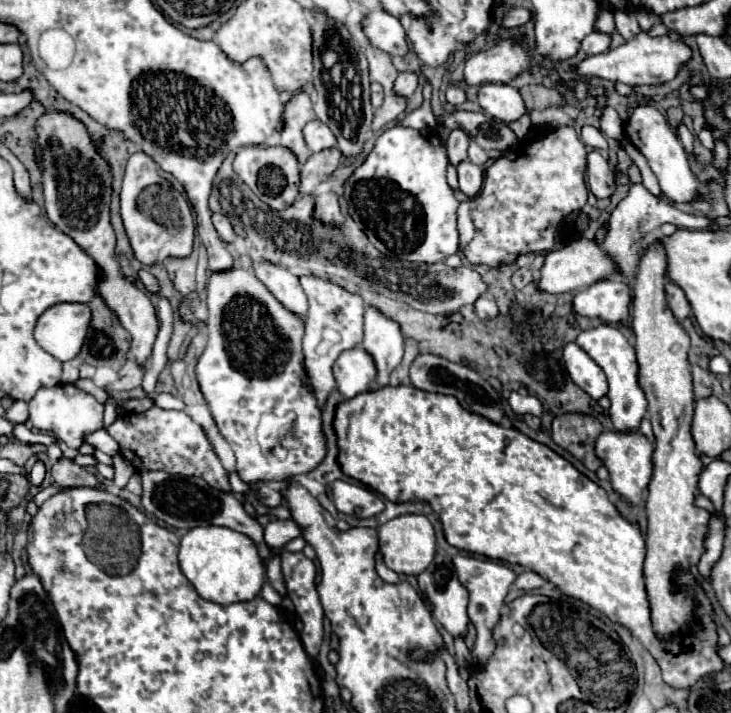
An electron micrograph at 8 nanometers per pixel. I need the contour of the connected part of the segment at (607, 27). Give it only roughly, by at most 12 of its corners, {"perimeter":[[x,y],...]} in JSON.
{"perimeter":[[599,12],[595,28],[605,34],[615,32],[613,12]]}

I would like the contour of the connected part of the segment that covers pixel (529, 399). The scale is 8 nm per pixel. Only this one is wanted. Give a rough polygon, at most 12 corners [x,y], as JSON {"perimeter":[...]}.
{"perimeter":[[511,392],[509,406],[515,414],[543,416],[535,396]]}

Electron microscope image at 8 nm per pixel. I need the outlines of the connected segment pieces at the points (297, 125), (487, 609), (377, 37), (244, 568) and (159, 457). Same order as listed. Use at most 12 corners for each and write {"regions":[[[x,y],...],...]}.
{"regions":[[[293,94],[281,118],[279,144],[305,164],[307,122],[317,118],[309,94]],[[453,556],[477,628],[473,664],[495,648],[491,630],[515,572],[499,562]],[[373,10],[365,34],[391,56],[409,52],[399,18]],[[191,528],[179,566],[215,604],[253,600],[265,566],[251,538]],[[151,406],[105,428],[137,472],[231,492],[205,430]]]}

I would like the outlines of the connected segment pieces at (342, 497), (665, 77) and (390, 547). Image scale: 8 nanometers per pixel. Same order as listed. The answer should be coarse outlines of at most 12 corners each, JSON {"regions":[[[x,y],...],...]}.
{"regions":[[[335,480],[331,498],[339,512],[371,518],[383,500],[369,488]],[[645,32],[573,72],[629,86],[661,84],[691,58],[681,40]],[[423,514],[379,526],[379,552],[397,574],[421,574],[435,556]]]}

